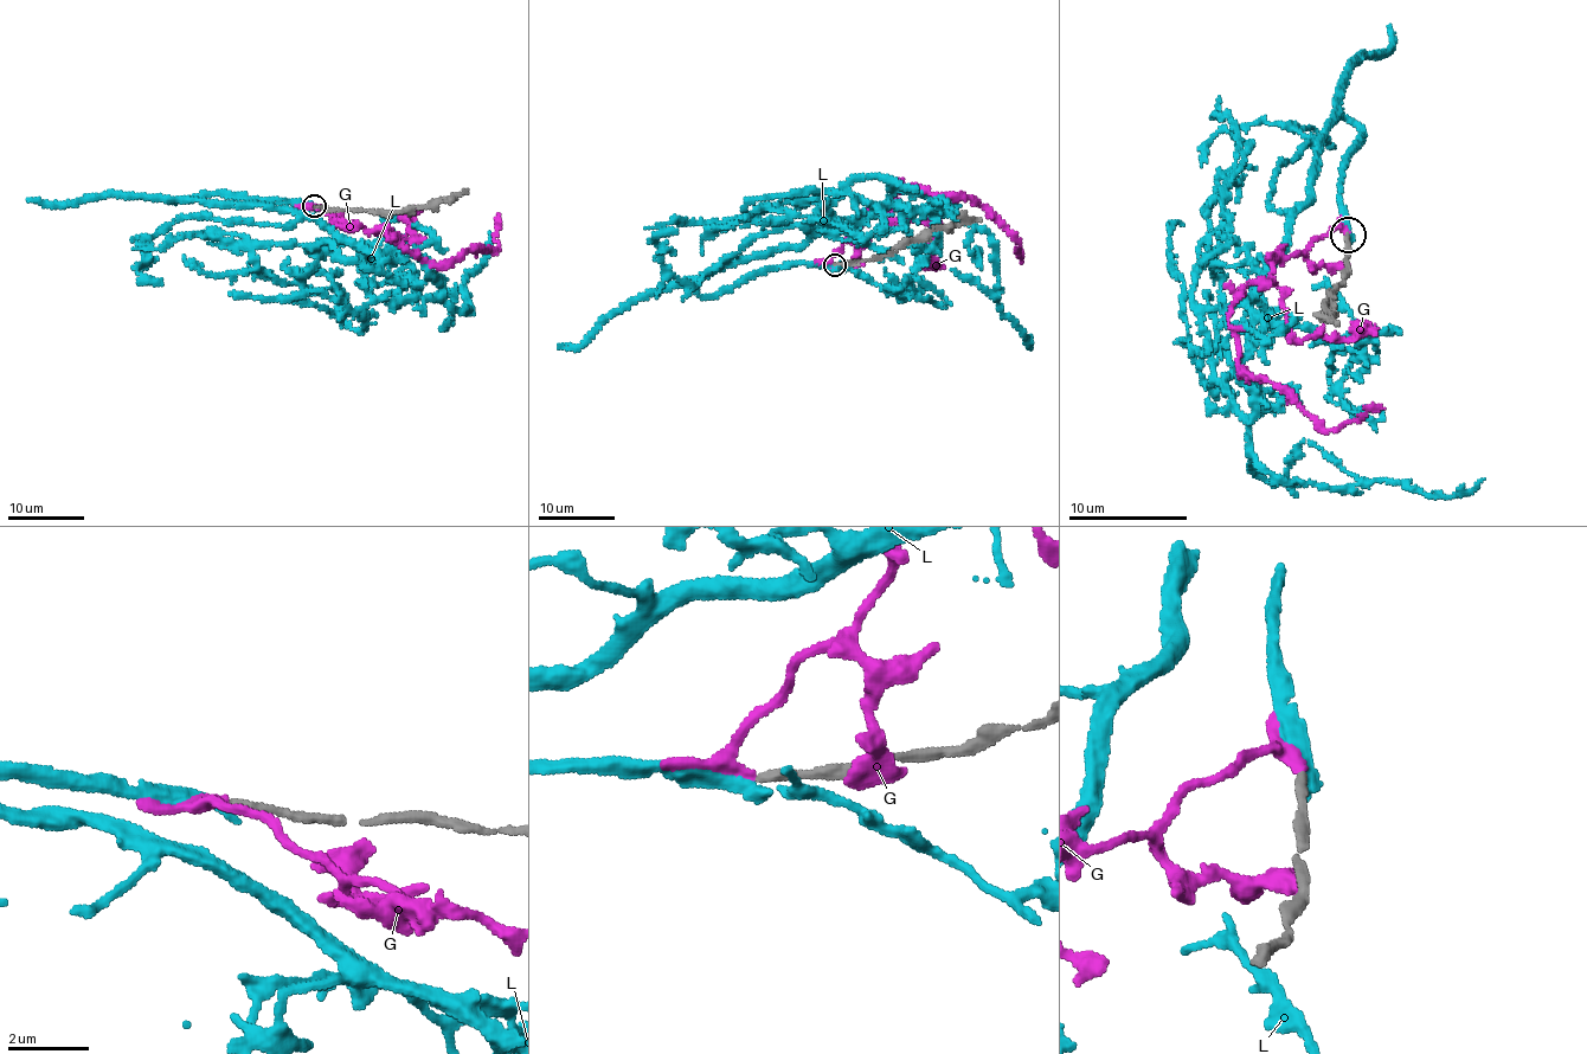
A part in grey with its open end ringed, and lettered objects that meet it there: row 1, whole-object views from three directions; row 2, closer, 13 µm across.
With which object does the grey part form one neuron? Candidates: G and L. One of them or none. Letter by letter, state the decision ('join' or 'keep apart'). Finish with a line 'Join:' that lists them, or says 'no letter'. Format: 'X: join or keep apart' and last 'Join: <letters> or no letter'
G: join
L: keep apart
Join: G

